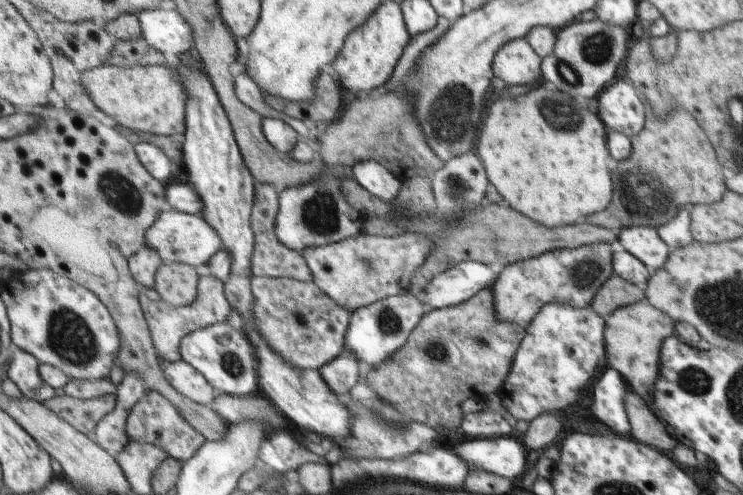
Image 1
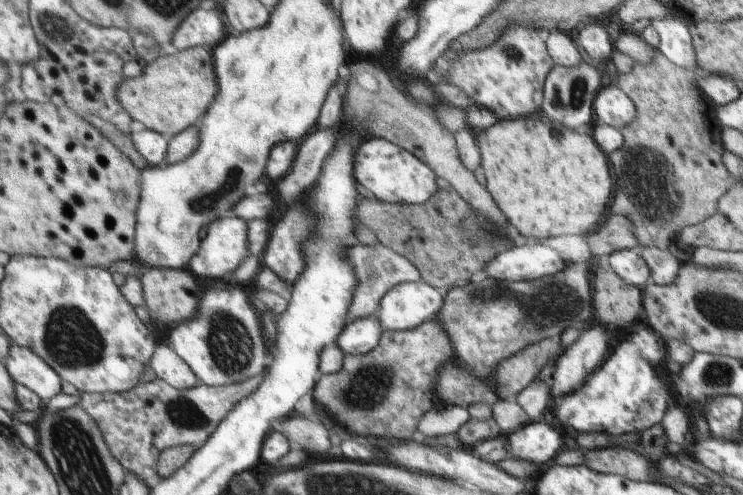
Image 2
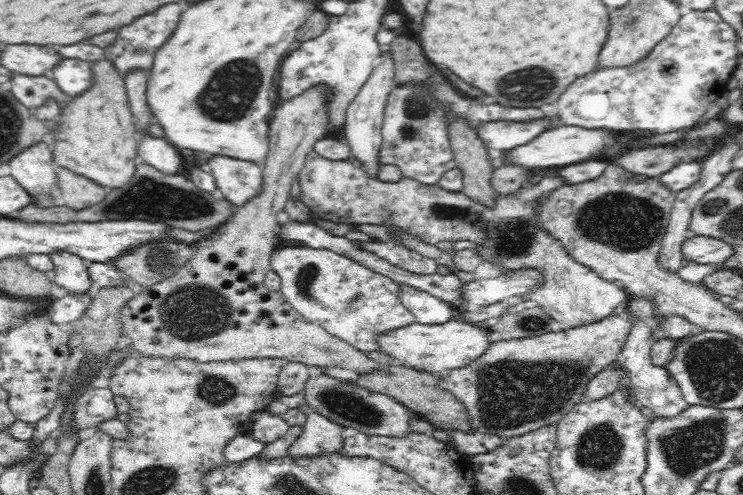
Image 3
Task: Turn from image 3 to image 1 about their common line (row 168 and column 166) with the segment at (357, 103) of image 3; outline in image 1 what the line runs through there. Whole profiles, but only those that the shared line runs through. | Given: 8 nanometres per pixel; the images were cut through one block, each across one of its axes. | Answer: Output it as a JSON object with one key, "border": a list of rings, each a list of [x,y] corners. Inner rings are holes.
{"border":[[[175,360],[167,362],[162,367],[164,380],[177,390],[179,395],[211,408],[214,403],[216,393],[212,386],[208,384],[203,376],[196,369],[193,369],[187,361]]]}

